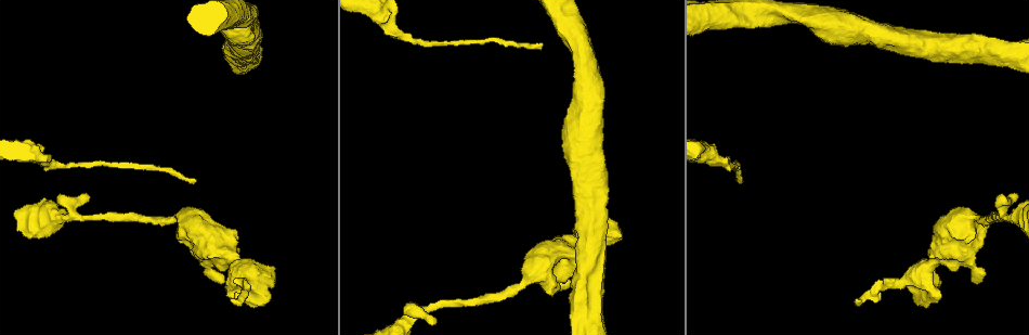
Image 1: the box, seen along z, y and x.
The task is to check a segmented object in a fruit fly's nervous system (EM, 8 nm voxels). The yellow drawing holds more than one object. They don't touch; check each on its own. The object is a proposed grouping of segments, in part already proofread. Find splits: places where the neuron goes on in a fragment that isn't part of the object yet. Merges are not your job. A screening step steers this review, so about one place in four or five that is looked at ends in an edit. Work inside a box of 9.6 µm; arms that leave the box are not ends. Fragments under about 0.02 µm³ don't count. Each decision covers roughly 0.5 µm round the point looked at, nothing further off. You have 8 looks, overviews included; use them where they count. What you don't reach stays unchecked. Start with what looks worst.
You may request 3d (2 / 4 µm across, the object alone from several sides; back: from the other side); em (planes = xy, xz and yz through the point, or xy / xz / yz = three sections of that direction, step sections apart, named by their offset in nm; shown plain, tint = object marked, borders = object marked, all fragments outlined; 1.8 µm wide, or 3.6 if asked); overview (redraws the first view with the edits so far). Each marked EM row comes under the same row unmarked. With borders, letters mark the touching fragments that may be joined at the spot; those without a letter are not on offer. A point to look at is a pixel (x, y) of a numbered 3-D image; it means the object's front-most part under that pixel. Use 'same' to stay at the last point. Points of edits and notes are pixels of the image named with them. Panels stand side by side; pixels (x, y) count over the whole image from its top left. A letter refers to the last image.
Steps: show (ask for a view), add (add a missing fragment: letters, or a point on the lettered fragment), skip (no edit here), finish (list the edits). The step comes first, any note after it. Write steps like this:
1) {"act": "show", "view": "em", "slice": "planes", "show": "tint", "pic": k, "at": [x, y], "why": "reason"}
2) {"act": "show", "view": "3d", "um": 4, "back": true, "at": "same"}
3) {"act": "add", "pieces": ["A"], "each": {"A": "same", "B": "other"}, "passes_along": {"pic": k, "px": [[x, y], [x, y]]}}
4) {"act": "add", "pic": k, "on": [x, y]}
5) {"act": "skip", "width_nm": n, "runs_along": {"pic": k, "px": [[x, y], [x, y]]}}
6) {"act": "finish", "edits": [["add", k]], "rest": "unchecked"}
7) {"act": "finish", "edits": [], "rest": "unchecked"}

{"act": "show", "view": "3d", "um": 4, "pic": 1, "at": [541, 42], "why": "long arm stops here"}

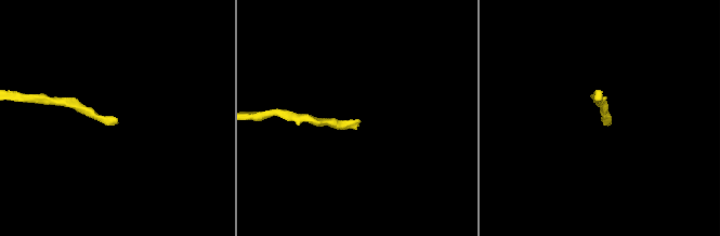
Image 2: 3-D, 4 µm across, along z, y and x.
{"act": "show", "view": "em", "slice": "planes", "show": "borders", "pic": 2, "at": [358, 120], "why": "shape alone is not enough"}

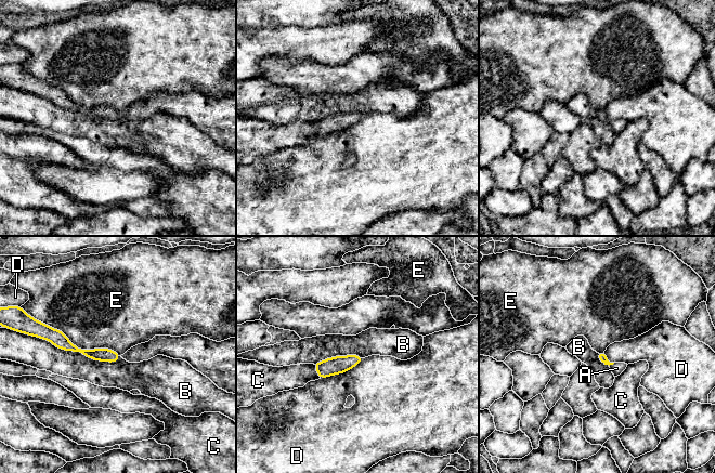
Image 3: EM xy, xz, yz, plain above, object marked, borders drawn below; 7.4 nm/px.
{"act": "add", "pieces": ["A"], "longest_contact_nm": ["B", 600], "each": {"A": "same", "B": "other", "C": "other", "D": "other", "E": "other"}, "found": "the neuron continues"}

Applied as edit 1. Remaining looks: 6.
{"act": "show", "view": "3d", "um": 2, "back": true, "pic": 1, "at": [858, 300], "why": "branch stops here"}

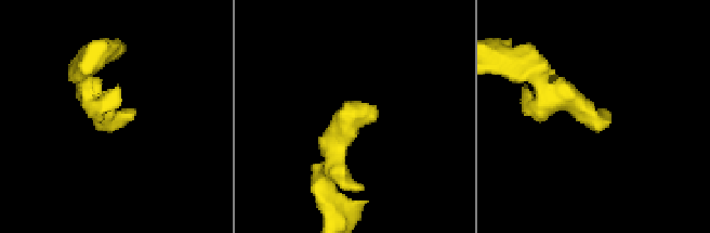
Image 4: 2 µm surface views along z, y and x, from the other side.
{"act": "show", "view": "em", "slice": "xz", "step": 8, "show": "borders", "pic": 4, "at": [375, 107], "why": "now the EM"}

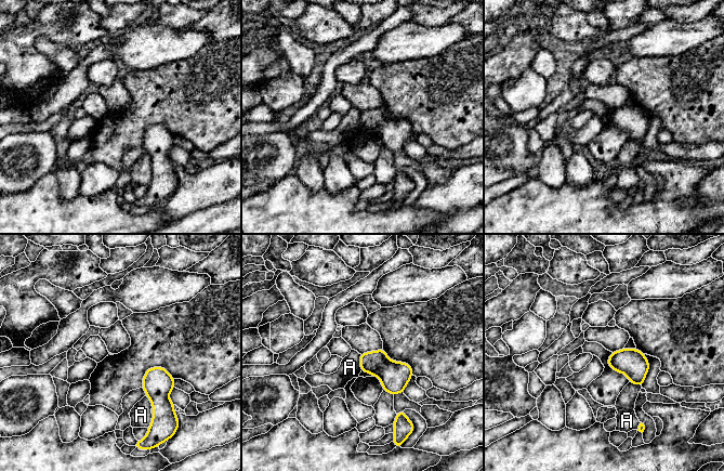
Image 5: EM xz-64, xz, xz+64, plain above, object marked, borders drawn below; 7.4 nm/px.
{"act": "skip", "width_nm": 170, "each": {"A": "other"}, "found": "none of them fits"}

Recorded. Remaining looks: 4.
{"act": "show", "view": "em", "um": 3.6, "slice": "yz", "step": 16, "show": "borders", "pic": 1, "at": [985, 229]}

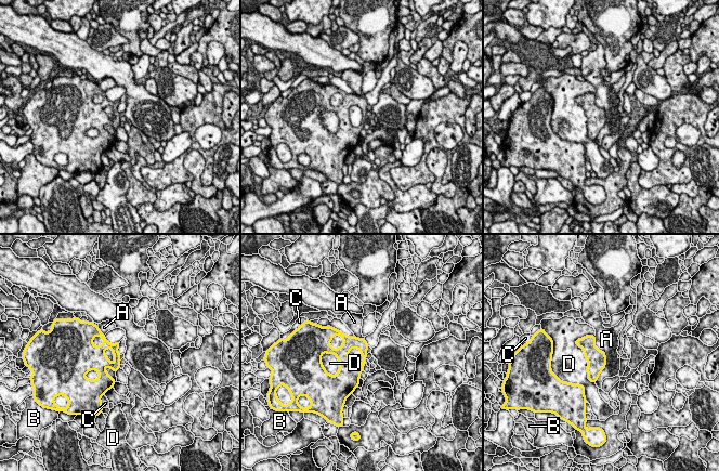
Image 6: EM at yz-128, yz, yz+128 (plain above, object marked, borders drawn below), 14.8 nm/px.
{"act": "show", "view": "em", "um": 3.6, "slice": "xy", "step": 16, "show": "borders", "at": "same", "why": "another direction"}

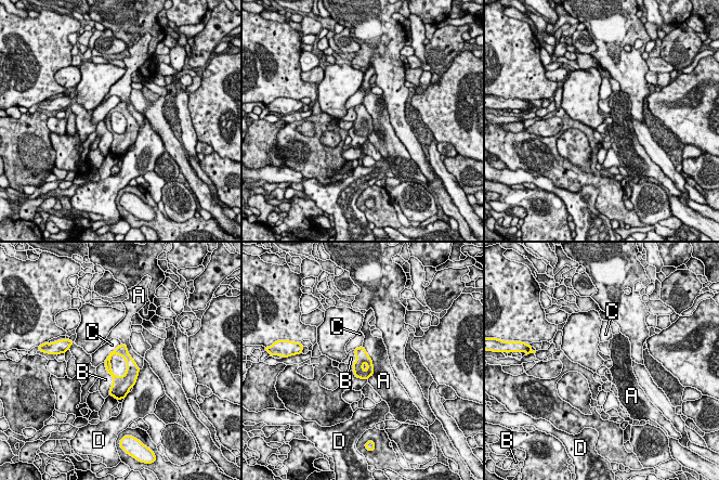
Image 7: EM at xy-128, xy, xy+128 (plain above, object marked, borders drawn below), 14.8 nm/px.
{"act": "skip", "longest_contact_nm": ["A", 500], "each": {"A": "other", "B": "other", "C": "other", "D": "other"}, "found": "none of them fits"}

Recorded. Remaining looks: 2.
{"act": "finish", "edits": [["add", 3]], "rest": "unchecked"}

